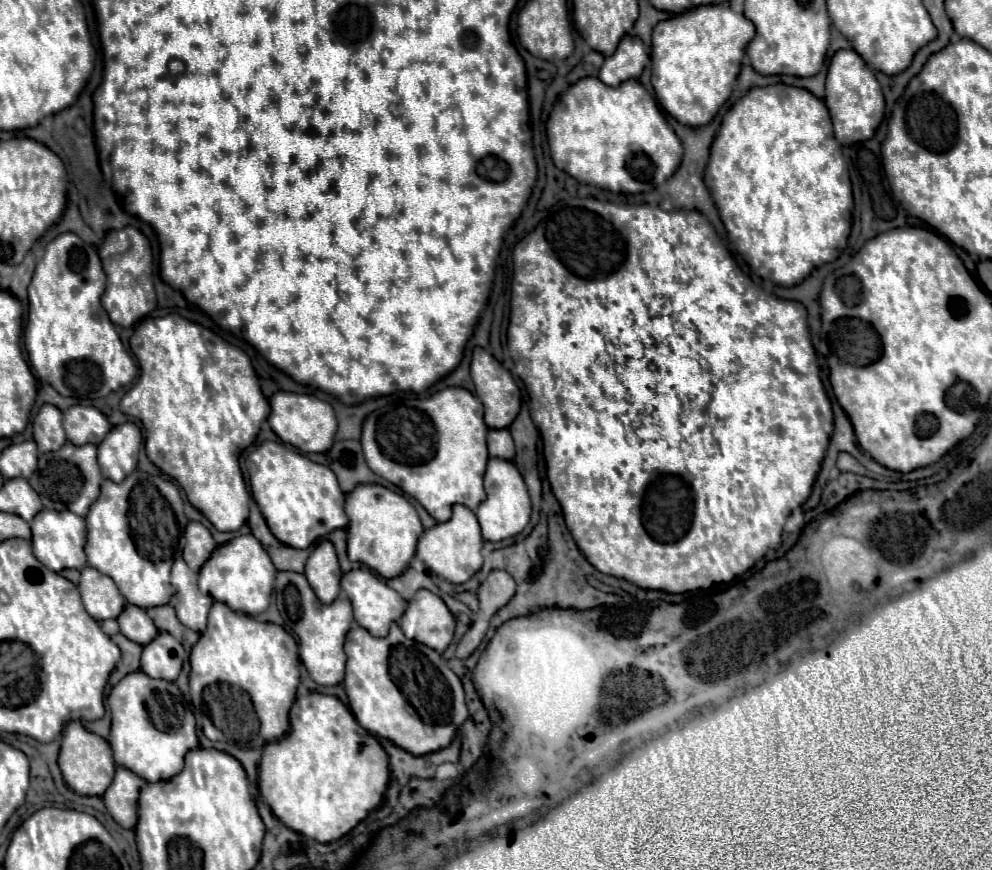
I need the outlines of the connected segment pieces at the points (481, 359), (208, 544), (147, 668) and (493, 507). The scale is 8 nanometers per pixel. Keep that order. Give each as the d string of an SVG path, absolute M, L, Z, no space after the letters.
M476 347L472 353L472 363L470 363L470 375L472 381L476 385L476 397L480 399L480 403L484 405L484 421L490 429L504 429L508 427L514 417L520 411L520 389L514 383L510 371L506 367L502 367L492 353L488 353L482 347Z
M190 521L186 525L182 551L184 551L184 561L188 563L188 567L198 571L206 563L206 559L210 557L214 547L216 547L216 543L206 525L202 525L198 521Z
M162 631L152 639L152 643L144 645L142 651L142 671L156 679L176 681L184 663L186 651L182 643L170 633Z
M488 459L488 469L484 475L484 489L486 499L480 503L476 517L482 527L482 537L486 541L502 541L508 537L518 535L530 521L532 505L526 483L514 463L504 463L504 459Z

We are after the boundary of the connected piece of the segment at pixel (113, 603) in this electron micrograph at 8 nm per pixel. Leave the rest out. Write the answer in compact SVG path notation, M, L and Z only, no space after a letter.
M94 567L82 569L78 589L80 589L86 611L96 621L116 619L124 609L124 597L120 595L114 581L108 575L96 571Z

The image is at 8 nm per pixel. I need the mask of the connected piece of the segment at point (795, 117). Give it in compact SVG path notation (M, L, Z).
M784 83L752 87L724 115L720 131L710 147L704 183L718 207L730 243L750 269L776 285L792 287L814 267L836 261L850 235L852 185L850 175L832 133L832 121L822 99L806 89Z

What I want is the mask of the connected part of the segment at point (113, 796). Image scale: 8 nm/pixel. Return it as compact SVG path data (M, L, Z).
M118 767L108 791L102 795L108 813L114 817L116 823L120 823L126 829L134 829L136 825L138 791L144 783L146 781L140 779L136 773L128 771L126 767Z

